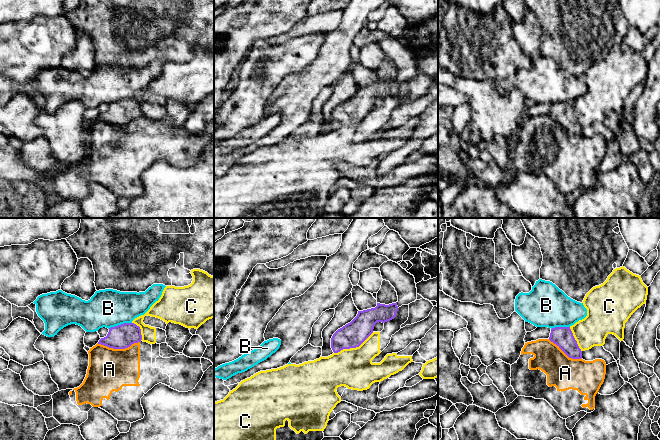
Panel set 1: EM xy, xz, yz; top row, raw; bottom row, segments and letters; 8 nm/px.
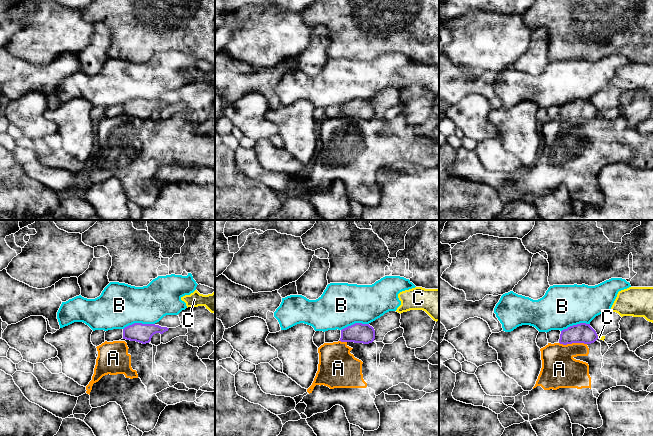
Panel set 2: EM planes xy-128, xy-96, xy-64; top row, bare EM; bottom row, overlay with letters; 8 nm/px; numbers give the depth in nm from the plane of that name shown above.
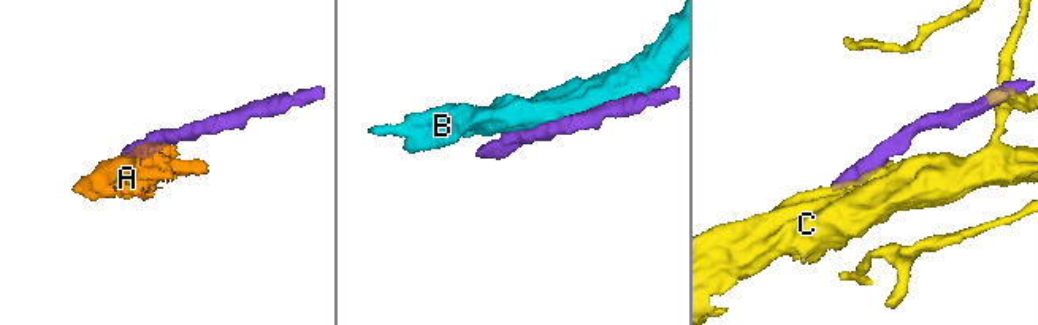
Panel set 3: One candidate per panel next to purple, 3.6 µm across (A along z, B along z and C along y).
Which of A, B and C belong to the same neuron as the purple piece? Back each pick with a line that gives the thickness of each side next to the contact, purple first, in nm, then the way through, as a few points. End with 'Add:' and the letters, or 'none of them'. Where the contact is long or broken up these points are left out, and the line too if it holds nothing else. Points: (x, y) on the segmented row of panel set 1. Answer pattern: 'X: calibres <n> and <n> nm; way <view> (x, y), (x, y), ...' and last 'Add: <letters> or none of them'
Add: none of them

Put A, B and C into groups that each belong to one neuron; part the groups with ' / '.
A / B / C

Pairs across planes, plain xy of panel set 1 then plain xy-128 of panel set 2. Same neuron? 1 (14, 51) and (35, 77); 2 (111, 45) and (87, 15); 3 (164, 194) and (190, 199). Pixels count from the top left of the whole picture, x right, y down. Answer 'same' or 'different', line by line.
1: different
2: same
3: same

